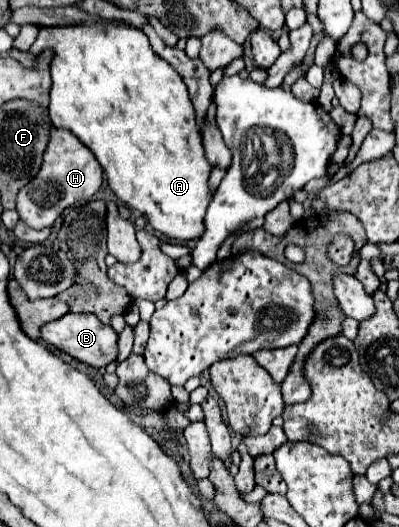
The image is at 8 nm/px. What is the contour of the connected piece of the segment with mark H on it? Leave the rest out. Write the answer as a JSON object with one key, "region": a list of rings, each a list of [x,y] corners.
{"region":[[[51,125],[51,139],[43,153],[43,165],[39,173],[17,195],[17,211],[21,215],[21,221],[29,223],[29,227],[33,229],[51,227],[59,213],[63,213],[67,207],[91,201],[101,183],[103,167],[97,163],[95,155],[85,145],[81,145],[71,131]]]}

